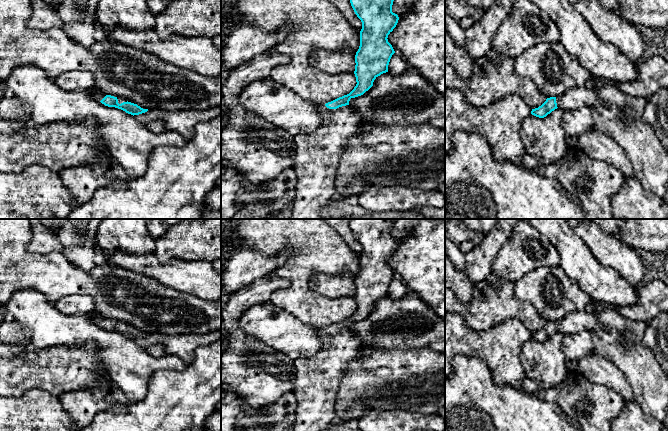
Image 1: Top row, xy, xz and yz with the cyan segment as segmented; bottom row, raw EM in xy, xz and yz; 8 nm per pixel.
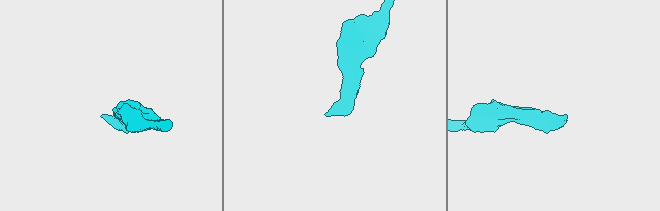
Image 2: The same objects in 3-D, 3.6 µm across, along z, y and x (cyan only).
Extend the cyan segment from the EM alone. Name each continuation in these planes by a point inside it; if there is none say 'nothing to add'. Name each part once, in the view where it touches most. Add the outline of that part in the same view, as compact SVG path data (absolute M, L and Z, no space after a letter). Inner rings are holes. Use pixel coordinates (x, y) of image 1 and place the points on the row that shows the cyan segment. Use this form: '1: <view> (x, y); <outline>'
1: xz (317, 157); M325 105L319 106L321 125L311 134L294 136L296 142L296 156L292 166L298 182L294 209L289 219L322 219L321 211L336 195L335 179L342 149L347 140L358 133L361 116L354 112L349 105L337 109L329 109Z

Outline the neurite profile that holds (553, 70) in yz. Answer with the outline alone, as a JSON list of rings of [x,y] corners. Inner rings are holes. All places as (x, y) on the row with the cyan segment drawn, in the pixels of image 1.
[[[559,41],[541,43],[529,48],[514,59],[514,72],[533,81],[539,92],[546,98],[560,97],[567,90],[575,87],[595,90],[596,77],[583,67],[577,58],[569,54]]]

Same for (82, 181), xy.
[[[105,156],[86,166],[66,168],[58,172],[64,186],[70,191],[74,205],[88,202],[94,193],[115,180],[129,180],[132,177],[119,162]]]

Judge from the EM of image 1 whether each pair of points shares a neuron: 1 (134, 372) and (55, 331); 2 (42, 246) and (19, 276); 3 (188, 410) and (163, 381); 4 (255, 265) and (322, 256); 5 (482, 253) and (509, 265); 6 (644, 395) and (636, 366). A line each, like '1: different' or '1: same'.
1: same
2: different
3: same
4: different
5: different
6: same

